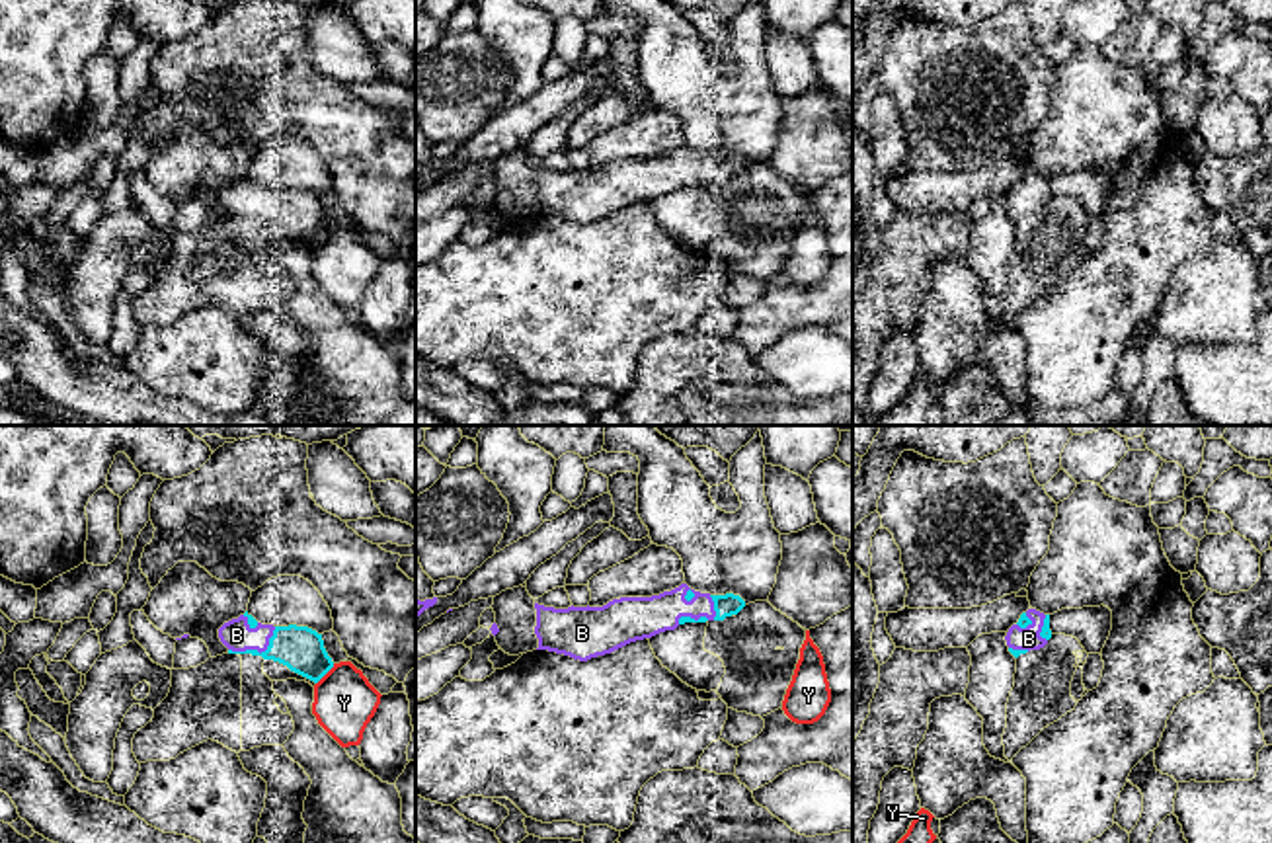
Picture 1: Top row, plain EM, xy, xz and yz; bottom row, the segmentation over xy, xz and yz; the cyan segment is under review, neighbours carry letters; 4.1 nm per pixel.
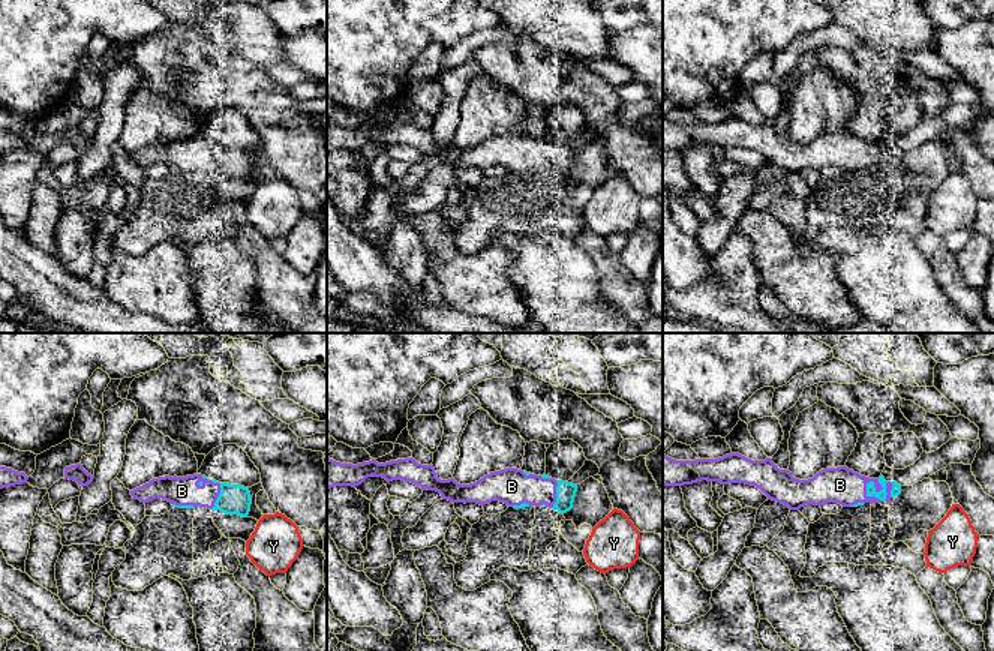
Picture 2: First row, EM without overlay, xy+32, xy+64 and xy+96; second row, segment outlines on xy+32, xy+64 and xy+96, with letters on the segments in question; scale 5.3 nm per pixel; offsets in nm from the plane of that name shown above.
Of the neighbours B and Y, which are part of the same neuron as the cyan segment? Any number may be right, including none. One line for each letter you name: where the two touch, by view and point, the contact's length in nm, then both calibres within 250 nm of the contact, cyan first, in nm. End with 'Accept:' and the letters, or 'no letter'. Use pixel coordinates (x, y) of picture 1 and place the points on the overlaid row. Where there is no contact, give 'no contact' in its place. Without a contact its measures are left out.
B: xy (258, 652) | 220 nm | 190/130 nm
Accept: B

